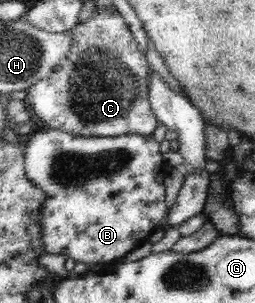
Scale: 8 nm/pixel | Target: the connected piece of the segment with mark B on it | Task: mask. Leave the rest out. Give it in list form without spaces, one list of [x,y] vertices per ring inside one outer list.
[[[49,128],[33,133],[26,143],[25,171],[29,181],[46,194],[40,221],[46,253],[66,255],[76,262],[94,266],[115,263],[147,243],[159,229],[158,223],[167,210],[164,202],[166,187],[161,178],[164,163],[160,143],[153,135],[86,138]]]

